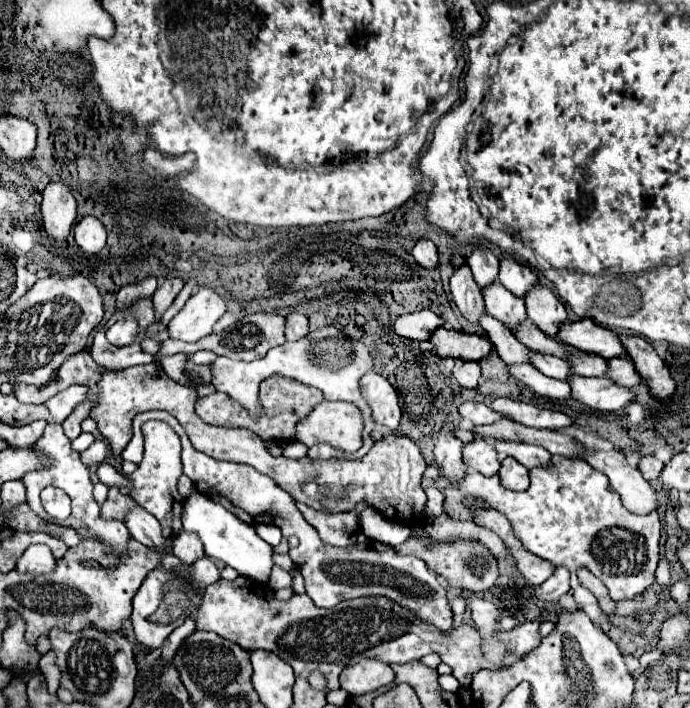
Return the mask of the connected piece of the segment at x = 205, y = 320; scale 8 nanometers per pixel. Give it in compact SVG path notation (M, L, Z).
M197 287L185 307L167 323L171 339L199 341L211 335L213 325L225 313L225 299L211 287Z

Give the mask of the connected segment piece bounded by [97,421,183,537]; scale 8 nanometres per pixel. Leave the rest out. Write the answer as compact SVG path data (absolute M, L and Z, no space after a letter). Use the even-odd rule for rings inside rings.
M147 421L141 427L143 437L145 437L145 457L139 463L137 471L129 476L117 473L117 469L109 463L101 463L97 469L99 481L111 486L123 487L128 484L129 479L132 482L132 492L130 496L143 508L147 509L153 515L159 515L159 523L163 525L163 535L171 537L181 531L181 511L183 511L183 497L177 493L177 481L183 473L181 465L181 445L177 443L179 437L177 433L163 421Z

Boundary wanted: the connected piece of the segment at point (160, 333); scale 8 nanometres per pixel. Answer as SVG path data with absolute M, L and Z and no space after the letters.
M155 321L155 323L151 323L149 327L147 327L147 331L145 331L145 337L151 337L151 339L155 339L155 341L163 341L165 337L167 337L167 331L165 331L165 325L161 323L161 321Z

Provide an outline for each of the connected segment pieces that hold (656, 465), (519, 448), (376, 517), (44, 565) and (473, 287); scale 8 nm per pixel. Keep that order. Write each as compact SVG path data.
M641 457L641 461L639 461L639 471L643 473L643 477L645 477L647 481L653 481L653 479L657 479L659 473L663 471L663 463L661 463L659 459L655 459L655 457Z
M493 441L493 447L497 449L497 453L505 455L505 457L513 457L517 459L521 465L525 465L527 469L531 467L547 467L551 465L551 455L549 451L545 451L543 447L537 445L527 445L527 443L515 443L515 441Z
M367 507L359 515L359 525L369 539L391 545L391 547L405 543L405 539L411 535L411 529L407 525L389 521L387 517L383 517L379 511L373 511L371 507Z
M33 545L29 547L19 563L17 563L17 571L21 573L33 573L33 575L45 575L45 573L51 573L55 569L55 557L51 555L49 547L45 545Z
M461 265L453 273L451 293L453 293L453 301L455 301L461 317L465 317L471 325L477 325L481 315L485 315L485 305L483 305L481 289L473 281L471 269L467 265Z

